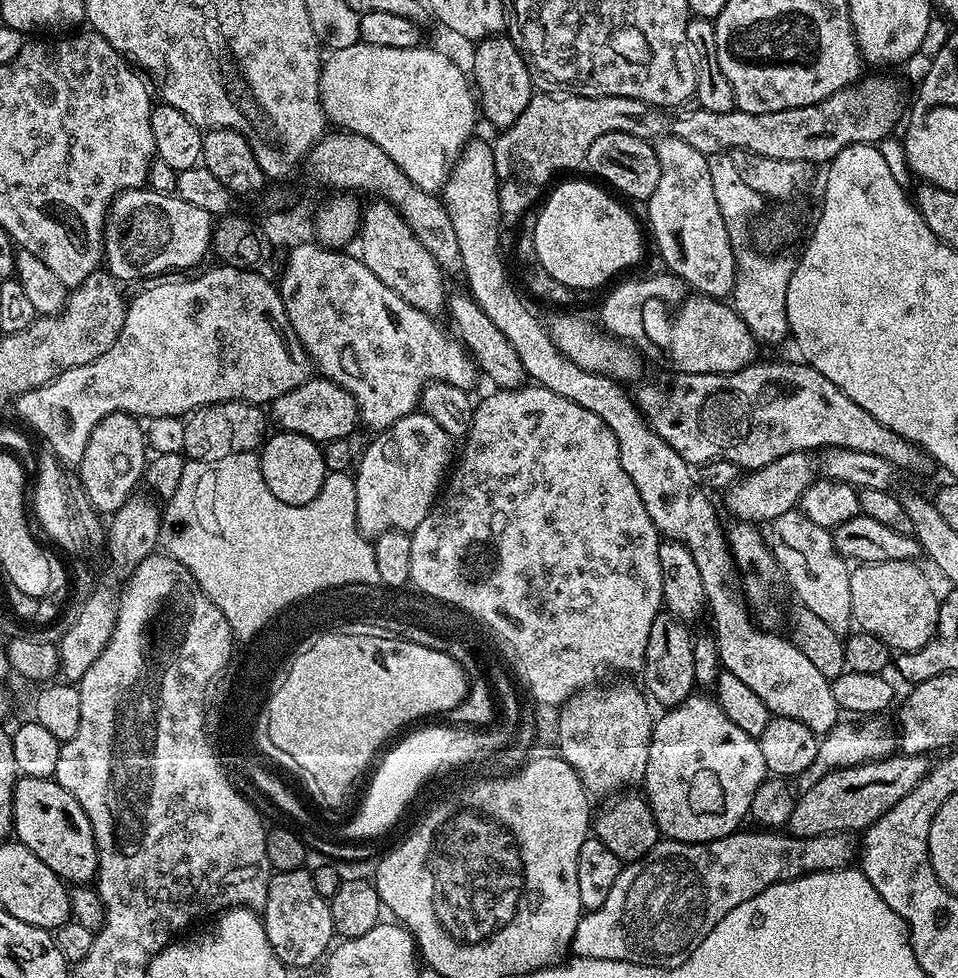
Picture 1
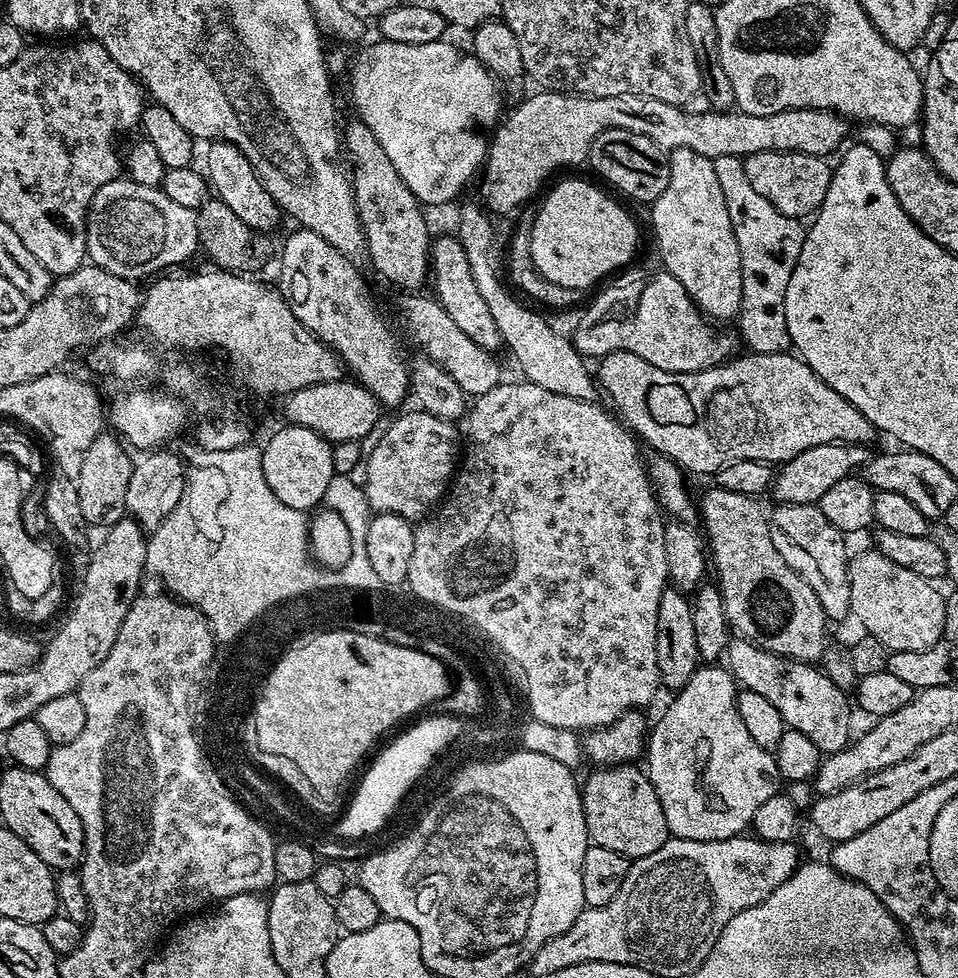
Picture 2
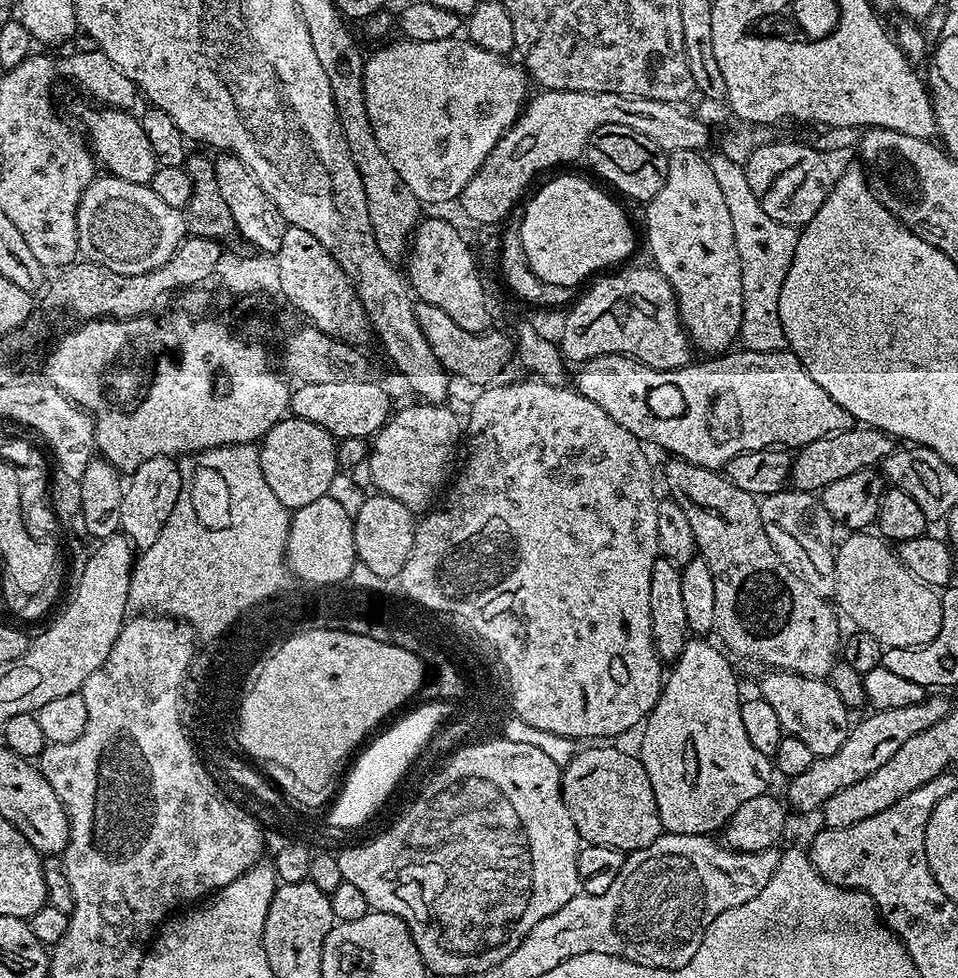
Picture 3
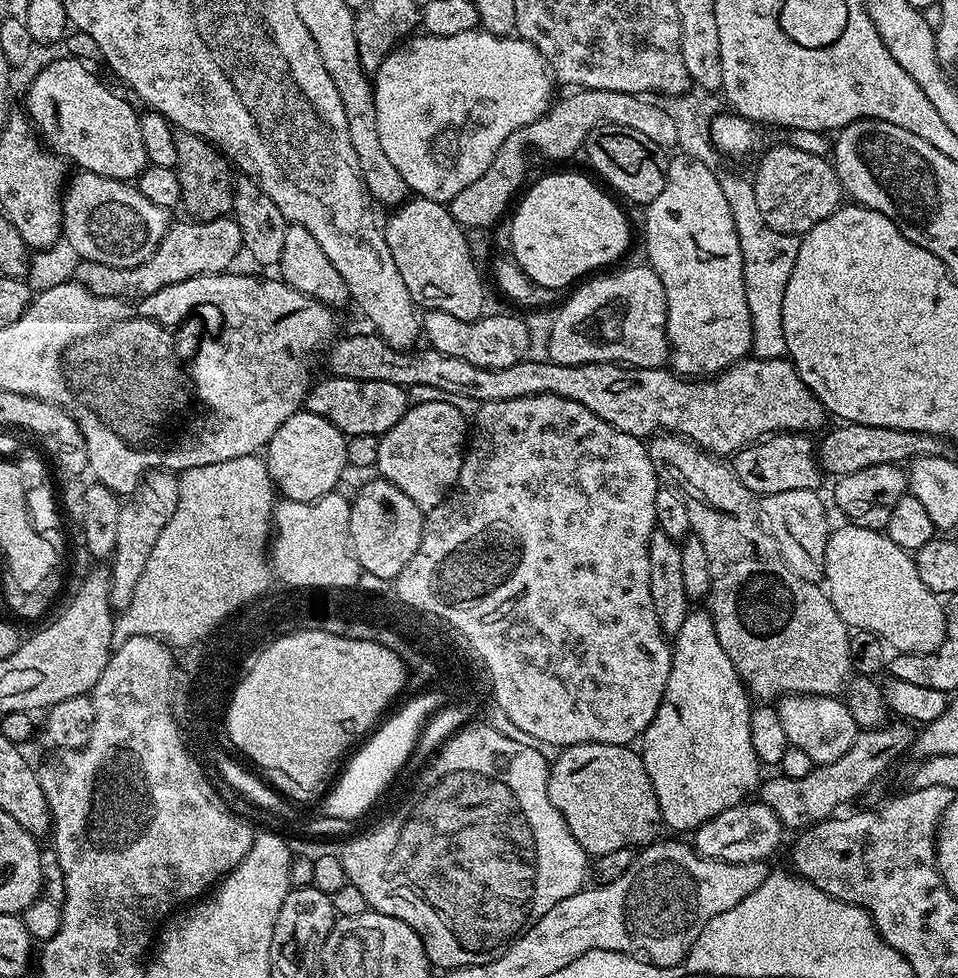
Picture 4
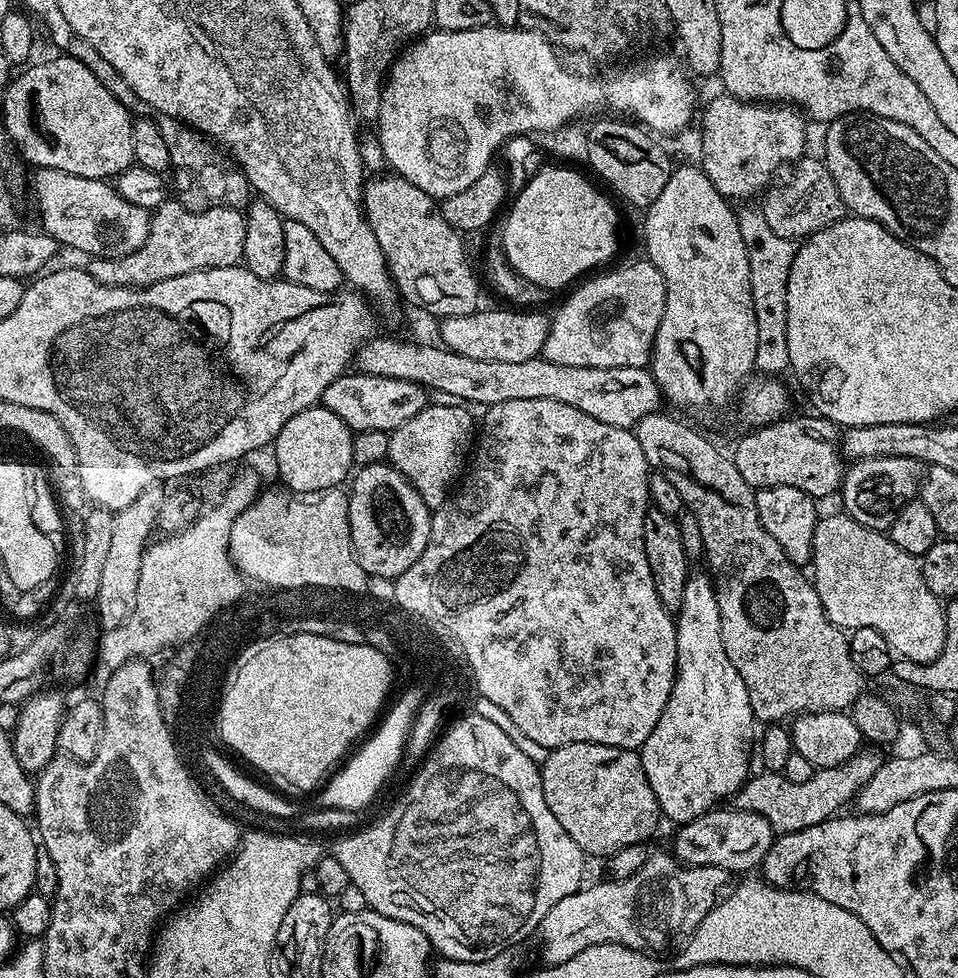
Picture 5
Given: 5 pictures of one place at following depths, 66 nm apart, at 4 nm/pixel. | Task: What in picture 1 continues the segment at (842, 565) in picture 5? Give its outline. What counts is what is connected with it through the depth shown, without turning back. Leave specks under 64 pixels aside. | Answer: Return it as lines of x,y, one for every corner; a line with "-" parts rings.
907,560
861,564
851,569
853,621
859,631
876,635
897,653
916,652
936,635
940,600
920,566
919,563

